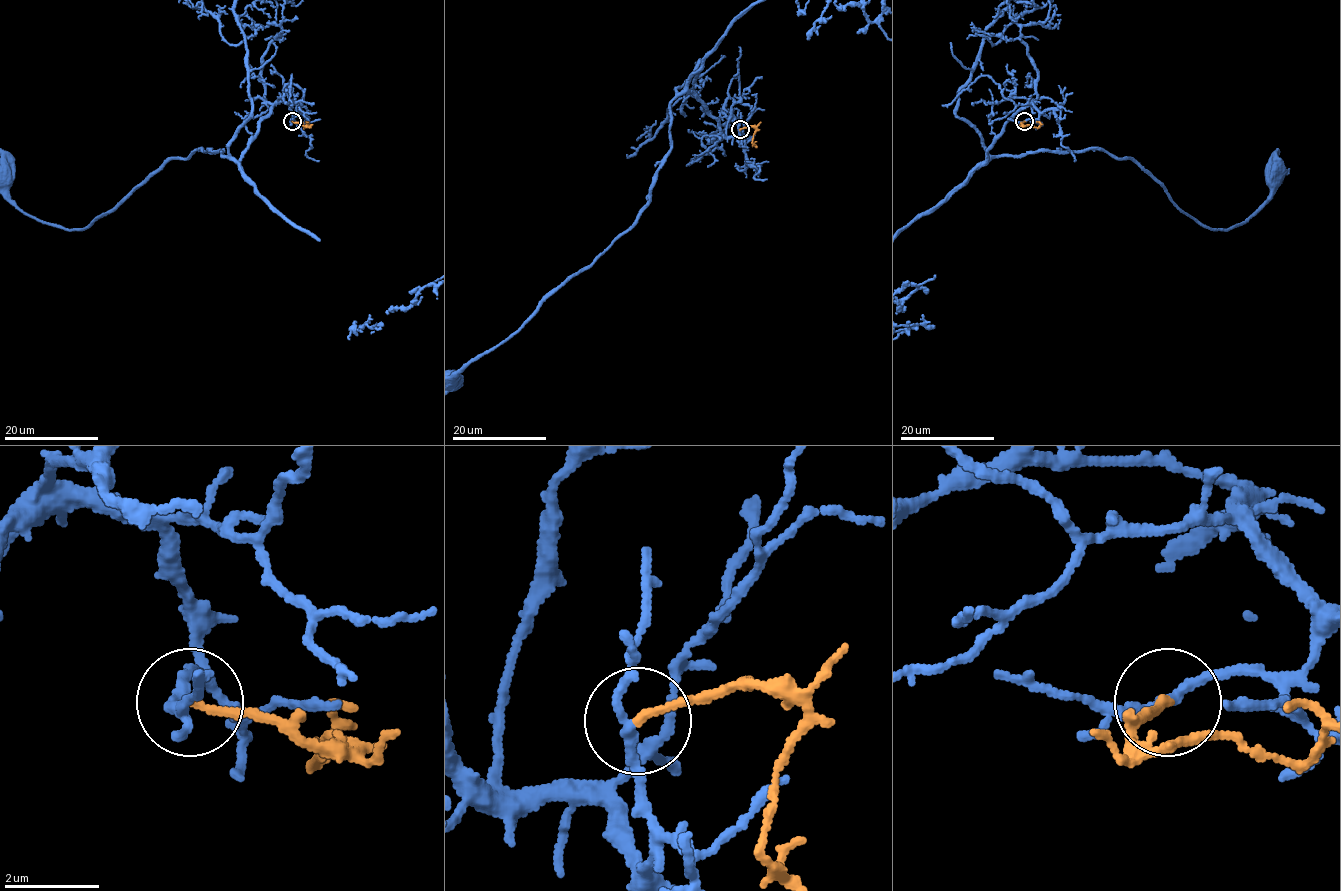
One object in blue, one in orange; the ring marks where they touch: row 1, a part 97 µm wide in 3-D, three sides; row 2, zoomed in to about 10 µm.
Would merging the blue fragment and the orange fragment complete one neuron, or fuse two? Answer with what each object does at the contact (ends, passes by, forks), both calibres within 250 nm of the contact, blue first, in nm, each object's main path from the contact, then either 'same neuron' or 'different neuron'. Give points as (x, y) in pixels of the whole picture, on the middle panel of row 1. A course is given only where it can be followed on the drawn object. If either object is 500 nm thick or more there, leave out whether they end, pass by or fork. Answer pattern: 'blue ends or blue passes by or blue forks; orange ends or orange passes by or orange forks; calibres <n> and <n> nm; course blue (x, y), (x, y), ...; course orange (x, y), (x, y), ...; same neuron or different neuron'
blue passes by; orange ends; calibres 190 and 170 nm; course blue (739, 129), (741, 143), (681, 91), (670, 104), (671, 150), (633, 224), (450, 381); course orange (739, 129), (754, 127), (754, 144), (756, 141); same neuron

